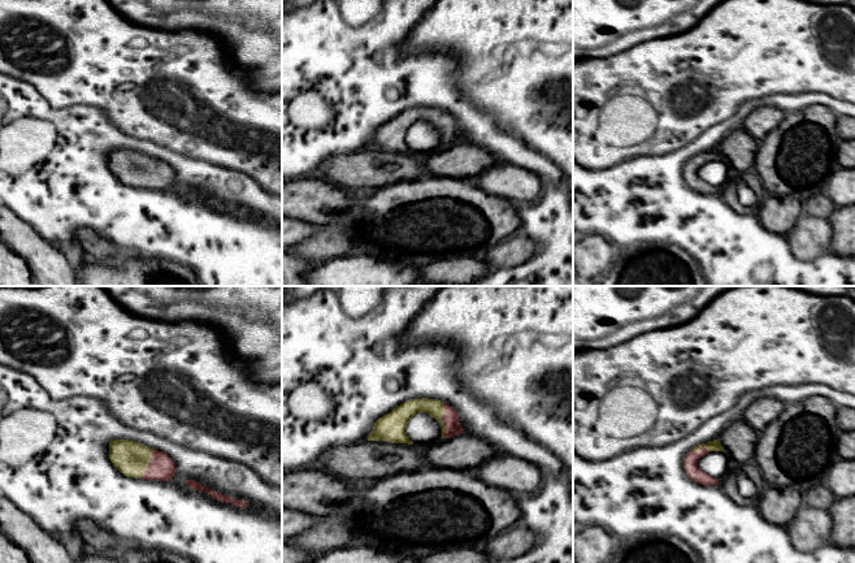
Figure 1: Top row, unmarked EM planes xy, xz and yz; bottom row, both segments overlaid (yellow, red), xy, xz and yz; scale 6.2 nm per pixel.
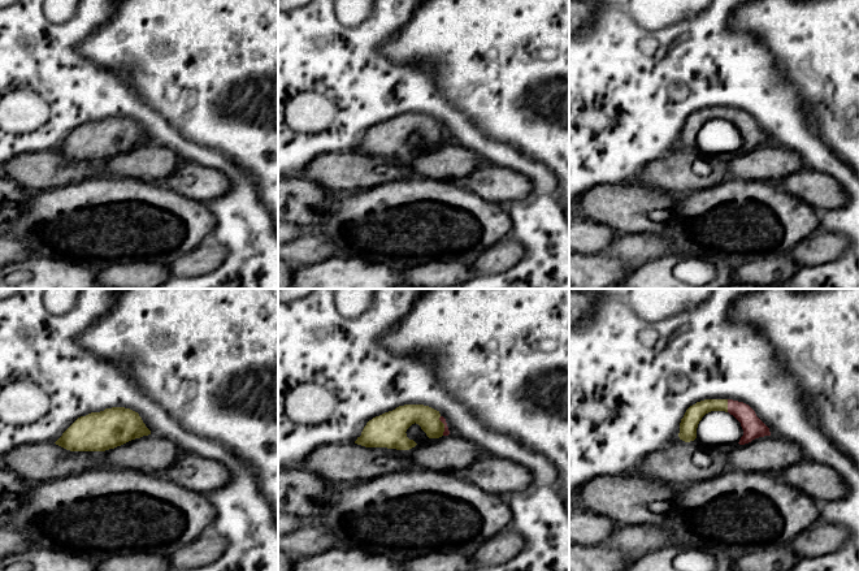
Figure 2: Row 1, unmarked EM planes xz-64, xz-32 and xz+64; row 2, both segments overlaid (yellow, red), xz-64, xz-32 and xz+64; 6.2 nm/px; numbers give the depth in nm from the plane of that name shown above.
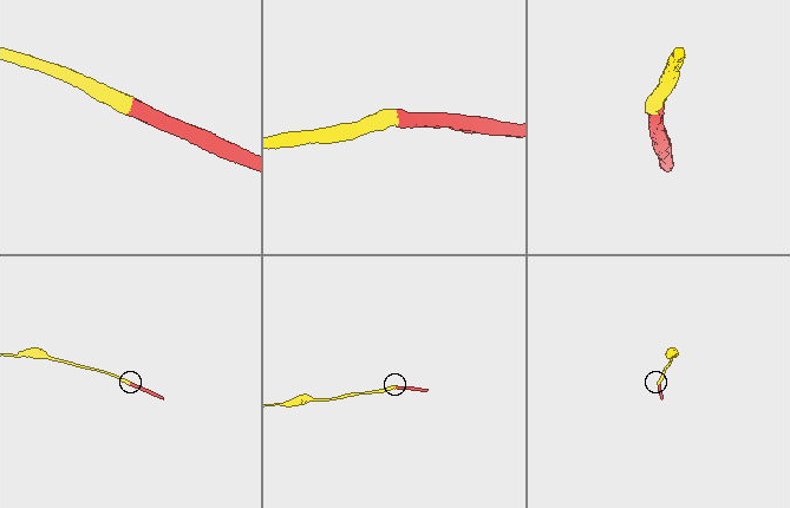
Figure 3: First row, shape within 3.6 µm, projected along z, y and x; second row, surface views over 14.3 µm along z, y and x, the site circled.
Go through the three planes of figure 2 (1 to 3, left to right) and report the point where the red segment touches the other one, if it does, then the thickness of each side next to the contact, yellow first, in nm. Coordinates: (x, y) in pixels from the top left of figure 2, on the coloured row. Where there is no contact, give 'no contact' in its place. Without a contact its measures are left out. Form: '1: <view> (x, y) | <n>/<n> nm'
1: no contact
2: xz-32 (443, 425) | 140/40 nm
3: xz+64 (727, 406) | 110/130 nm

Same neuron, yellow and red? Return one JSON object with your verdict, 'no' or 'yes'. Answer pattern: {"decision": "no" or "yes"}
{"decision": "yes"}

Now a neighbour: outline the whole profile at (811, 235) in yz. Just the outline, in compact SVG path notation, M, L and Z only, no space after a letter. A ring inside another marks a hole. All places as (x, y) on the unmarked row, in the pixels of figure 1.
M803 212L786 235L789 246L800 260L813 260L832 246L829 220Z

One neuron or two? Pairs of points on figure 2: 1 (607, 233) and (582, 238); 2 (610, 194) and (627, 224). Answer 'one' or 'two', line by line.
1: one
2: one

